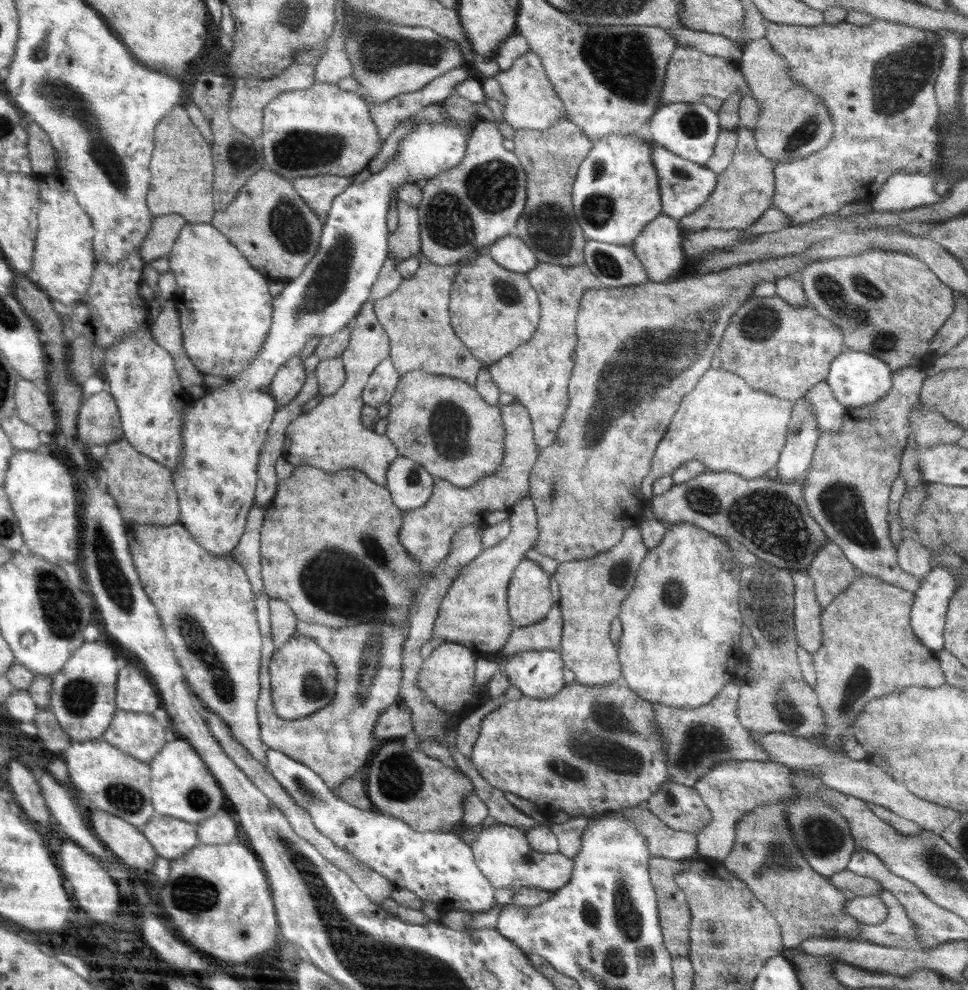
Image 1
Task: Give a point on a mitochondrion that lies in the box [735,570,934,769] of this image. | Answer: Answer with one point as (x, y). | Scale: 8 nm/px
(785, 706)

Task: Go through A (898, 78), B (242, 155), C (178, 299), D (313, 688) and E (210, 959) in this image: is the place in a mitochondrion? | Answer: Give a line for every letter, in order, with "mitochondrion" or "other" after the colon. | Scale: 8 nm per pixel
A: mitochondrion
B: mitochondrion
C: other
D: mitochondrion
E: other

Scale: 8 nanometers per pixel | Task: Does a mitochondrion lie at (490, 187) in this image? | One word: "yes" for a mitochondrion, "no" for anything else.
yes

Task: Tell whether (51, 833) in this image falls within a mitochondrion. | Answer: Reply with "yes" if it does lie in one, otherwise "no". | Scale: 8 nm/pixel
no

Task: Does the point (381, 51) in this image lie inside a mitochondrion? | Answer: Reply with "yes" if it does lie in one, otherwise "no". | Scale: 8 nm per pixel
yes

